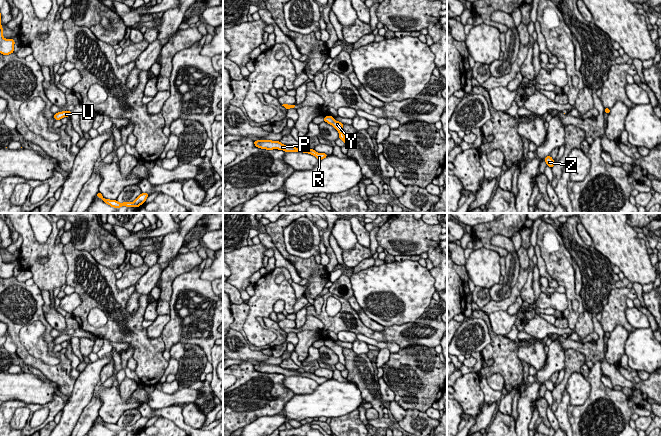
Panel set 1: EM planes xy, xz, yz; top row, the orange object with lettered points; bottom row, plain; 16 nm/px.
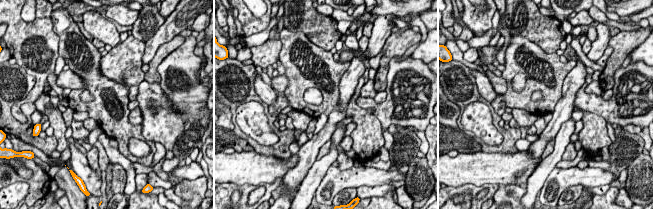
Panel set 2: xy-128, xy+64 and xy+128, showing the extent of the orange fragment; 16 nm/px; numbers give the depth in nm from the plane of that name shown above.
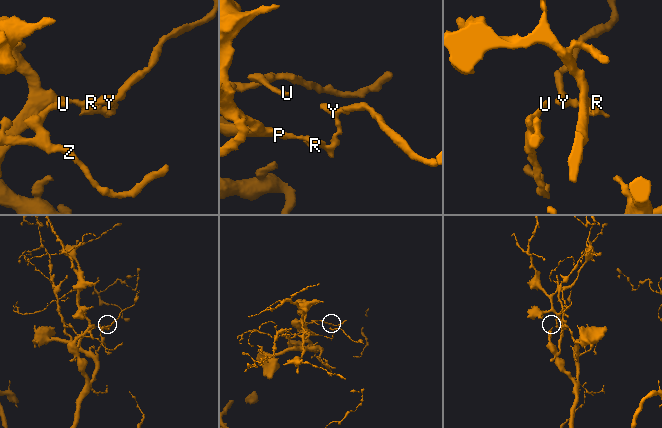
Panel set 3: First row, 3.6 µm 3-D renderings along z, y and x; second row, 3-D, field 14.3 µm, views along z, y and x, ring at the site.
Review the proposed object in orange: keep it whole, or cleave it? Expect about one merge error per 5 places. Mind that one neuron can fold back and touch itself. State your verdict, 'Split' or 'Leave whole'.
Leave whole

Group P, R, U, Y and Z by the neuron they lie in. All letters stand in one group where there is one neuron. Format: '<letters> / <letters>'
P R U Y Z

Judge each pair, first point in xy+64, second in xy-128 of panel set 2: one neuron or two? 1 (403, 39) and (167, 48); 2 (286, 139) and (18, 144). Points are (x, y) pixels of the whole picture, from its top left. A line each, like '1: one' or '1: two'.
1: one
2: two

